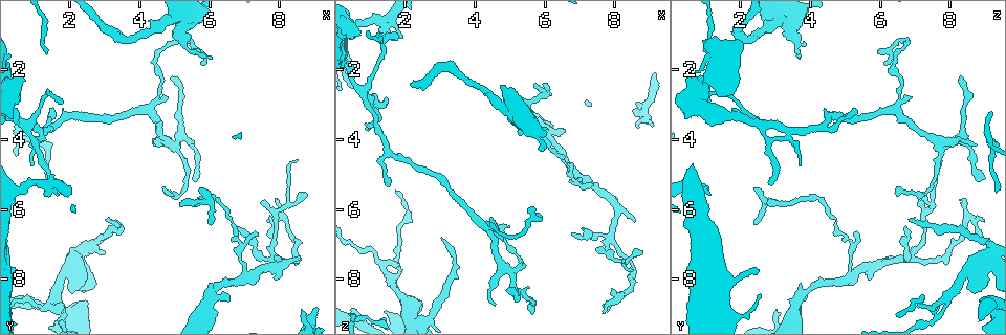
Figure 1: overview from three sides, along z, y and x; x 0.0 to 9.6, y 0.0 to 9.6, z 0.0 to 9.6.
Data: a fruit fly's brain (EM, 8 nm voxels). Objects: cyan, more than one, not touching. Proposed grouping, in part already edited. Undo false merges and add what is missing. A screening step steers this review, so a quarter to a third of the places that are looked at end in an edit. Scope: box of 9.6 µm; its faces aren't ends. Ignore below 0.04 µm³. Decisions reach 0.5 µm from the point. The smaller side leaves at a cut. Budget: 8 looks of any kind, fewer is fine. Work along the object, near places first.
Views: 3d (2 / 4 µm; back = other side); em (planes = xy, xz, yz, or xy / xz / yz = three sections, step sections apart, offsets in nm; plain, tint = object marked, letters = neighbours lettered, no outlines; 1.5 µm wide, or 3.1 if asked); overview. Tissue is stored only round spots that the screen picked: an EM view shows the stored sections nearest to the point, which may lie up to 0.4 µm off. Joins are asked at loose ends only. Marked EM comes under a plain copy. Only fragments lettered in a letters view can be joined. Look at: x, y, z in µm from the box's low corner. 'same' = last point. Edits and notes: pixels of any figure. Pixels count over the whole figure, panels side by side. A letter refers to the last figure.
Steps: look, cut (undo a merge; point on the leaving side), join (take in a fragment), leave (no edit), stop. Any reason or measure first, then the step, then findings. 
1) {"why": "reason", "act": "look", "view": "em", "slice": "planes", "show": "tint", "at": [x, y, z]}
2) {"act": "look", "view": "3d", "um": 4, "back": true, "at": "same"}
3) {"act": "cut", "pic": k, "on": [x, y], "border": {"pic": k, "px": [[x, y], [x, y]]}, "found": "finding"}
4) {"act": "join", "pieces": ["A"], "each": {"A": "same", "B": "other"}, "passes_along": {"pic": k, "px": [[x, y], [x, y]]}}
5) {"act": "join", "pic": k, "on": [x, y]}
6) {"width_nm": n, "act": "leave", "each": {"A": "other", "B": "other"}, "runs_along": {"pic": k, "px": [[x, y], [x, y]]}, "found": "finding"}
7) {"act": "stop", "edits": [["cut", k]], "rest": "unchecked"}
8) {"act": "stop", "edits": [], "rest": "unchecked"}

{"why": "branch stops here", "act": "look", "view": "3d", "um": 2, "back": true, "at": [8.55, 7.35, 6.30]}

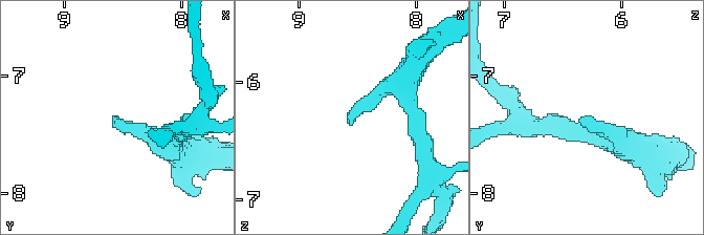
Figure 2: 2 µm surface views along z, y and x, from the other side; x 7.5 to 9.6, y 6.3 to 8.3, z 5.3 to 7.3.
{"why": "now the EM", "act": "look", "view": "em", "slice": "planes", "show": "tint", "at": [8.58, 7.38, 6.38]}

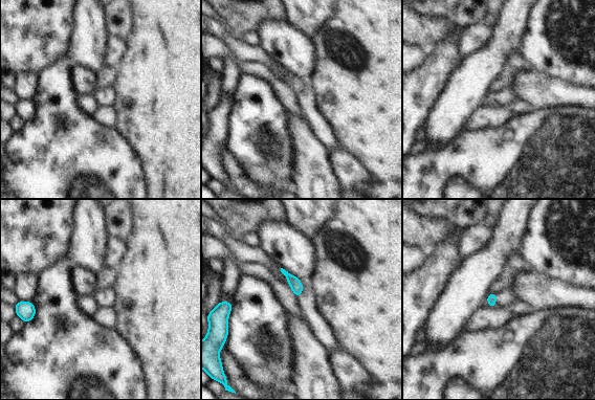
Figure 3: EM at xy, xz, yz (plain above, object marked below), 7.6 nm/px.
{"why": "see the neighbours", "act": "look", "view": "em", "slice": "planes", "show": "letters", "at": "same"}

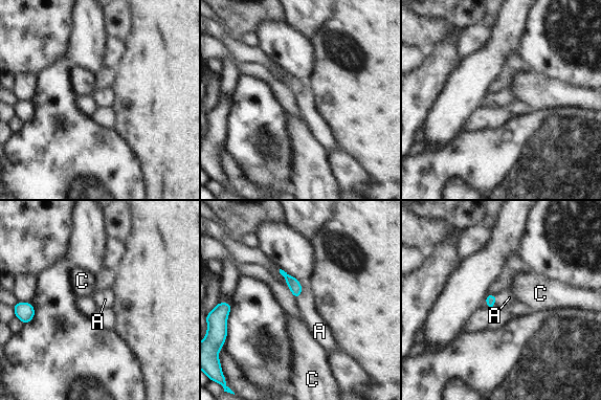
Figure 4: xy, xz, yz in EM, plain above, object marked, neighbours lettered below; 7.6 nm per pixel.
{"act": "join", "pieces": ["A"], "each": {"A": "same", "C": "other"}, "found": "the neuron continues"}

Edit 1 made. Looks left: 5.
{"act": "look", "view": "overview"}

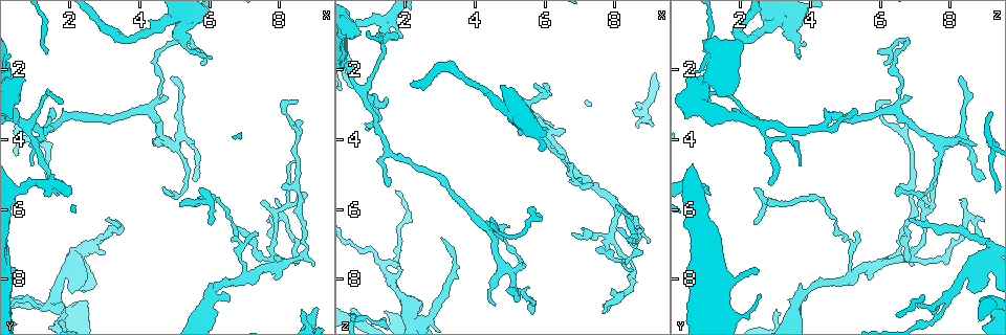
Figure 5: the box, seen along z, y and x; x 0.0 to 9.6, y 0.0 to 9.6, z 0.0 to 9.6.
{"why": "an open end", "act": "look", "view": "3d", "um": 4, "at": [6.55, 8.60, 3.75]}

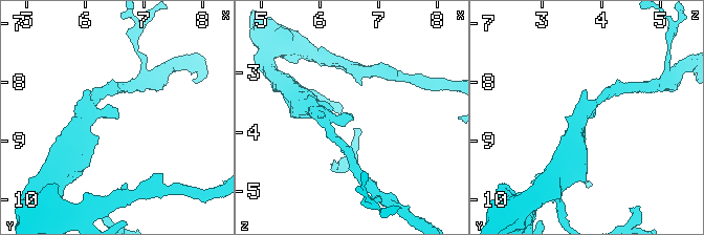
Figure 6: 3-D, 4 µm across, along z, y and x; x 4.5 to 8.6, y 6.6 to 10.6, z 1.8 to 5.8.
{"act": "look", "view": "em", "slice": "planes", "show": "letters", "at": [6.60, 8.55, 3.75]}

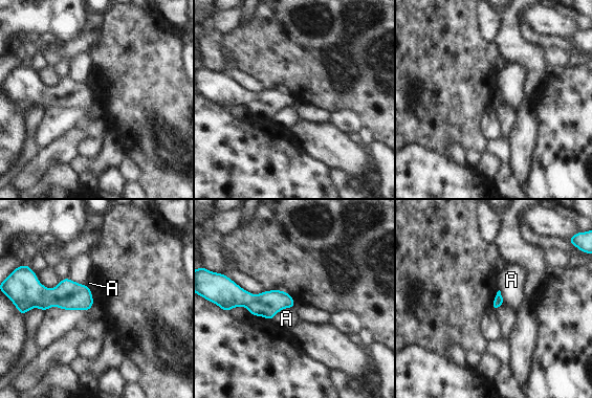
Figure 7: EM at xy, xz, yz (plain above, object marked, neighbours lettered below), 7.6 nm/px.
{"act": "leave", "each": {"A": "other"}, "border": {"pic": 7, "px": [[292, 307], [282, 308], [271, 319]]}, "found": "none of them fits"}

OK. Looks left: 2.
{"why": "free end", "act": "look", "view": "3d", "um": 4, "at": [2.10, 8.25, 8.95]}

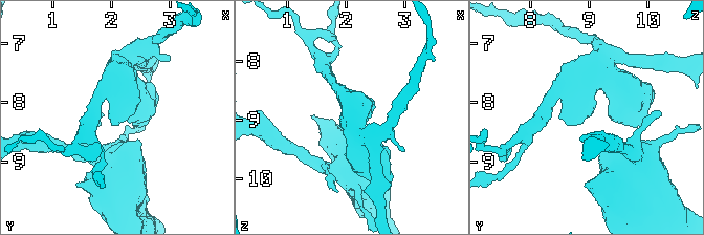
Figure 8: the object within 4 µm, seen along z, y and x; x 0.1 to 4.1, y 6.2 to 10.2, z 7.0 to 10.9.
{"why": "shape alone is not enough", "act": "look", "view": "em", "slice": "planes", "show": "letters", "at": [2.10, 8.25, 8.95]}

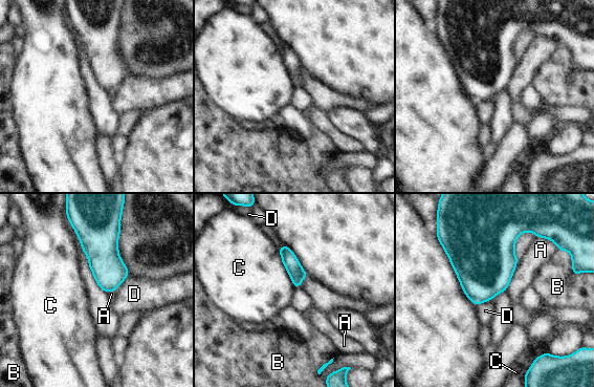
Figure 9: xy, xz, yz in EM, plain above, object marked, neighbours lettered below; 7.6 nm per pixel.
{"act": "leave", "each": {"A": "other", "B": "other", "C": "other", "D": "other"}, "border": {"pic": 9, "px": [[278, 249], [281, 261], [294, 286]]}, "found": "none of them fits"}

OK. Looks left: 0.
{"act": "stop", "edits": [["join", 4]], "rest": "unchecked"}

